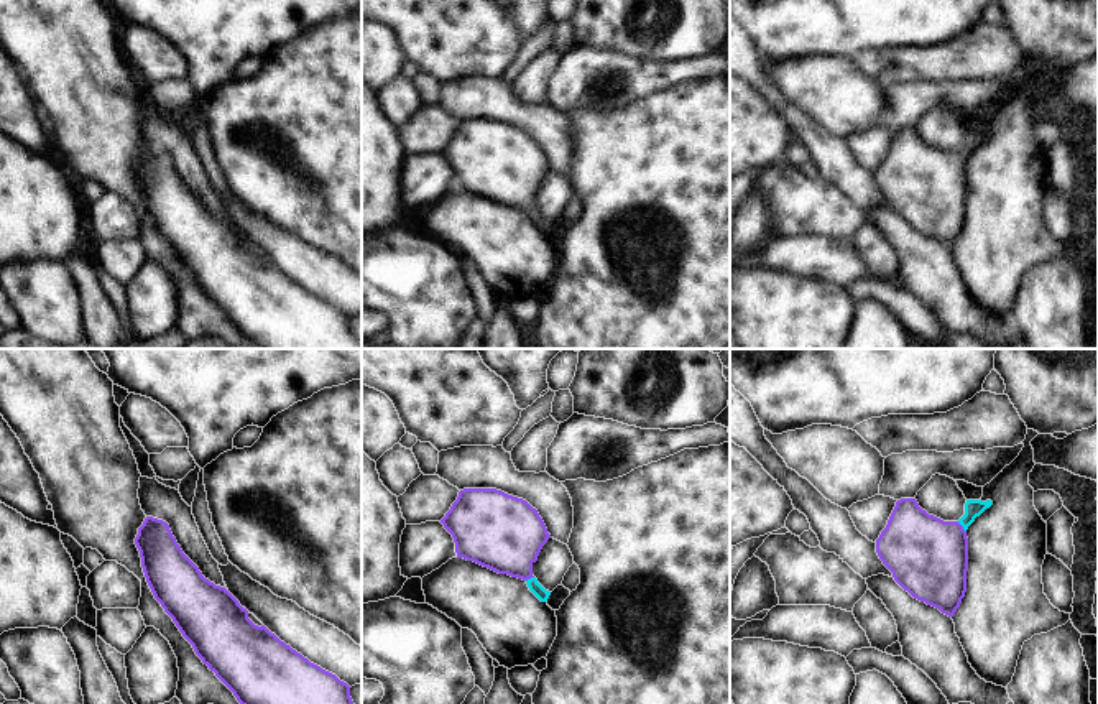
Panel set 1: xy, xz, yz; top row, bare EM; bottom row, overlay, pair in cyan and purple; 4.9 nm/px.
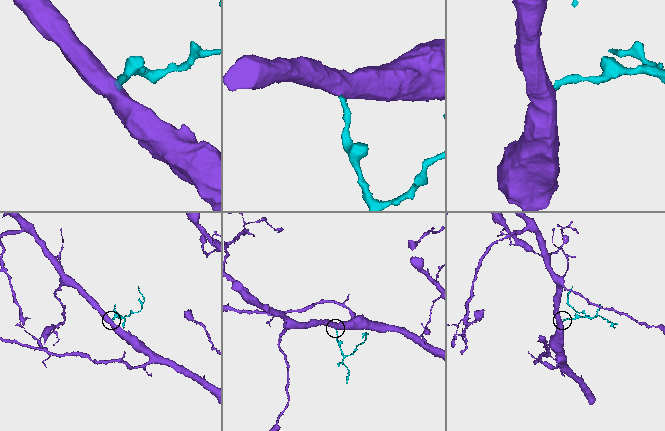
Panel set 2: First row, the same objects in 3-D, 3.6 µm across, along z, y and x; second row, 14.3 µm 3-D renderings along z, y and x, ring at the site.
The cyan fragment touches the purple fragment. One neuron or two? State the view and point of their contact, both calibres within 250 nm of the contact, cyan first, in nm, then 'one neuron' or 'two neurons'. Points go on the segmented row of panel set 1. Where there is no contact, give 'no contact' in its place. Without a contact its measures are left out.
contact yz (962, 525); calibres 90 and 380 nm; one neuron

